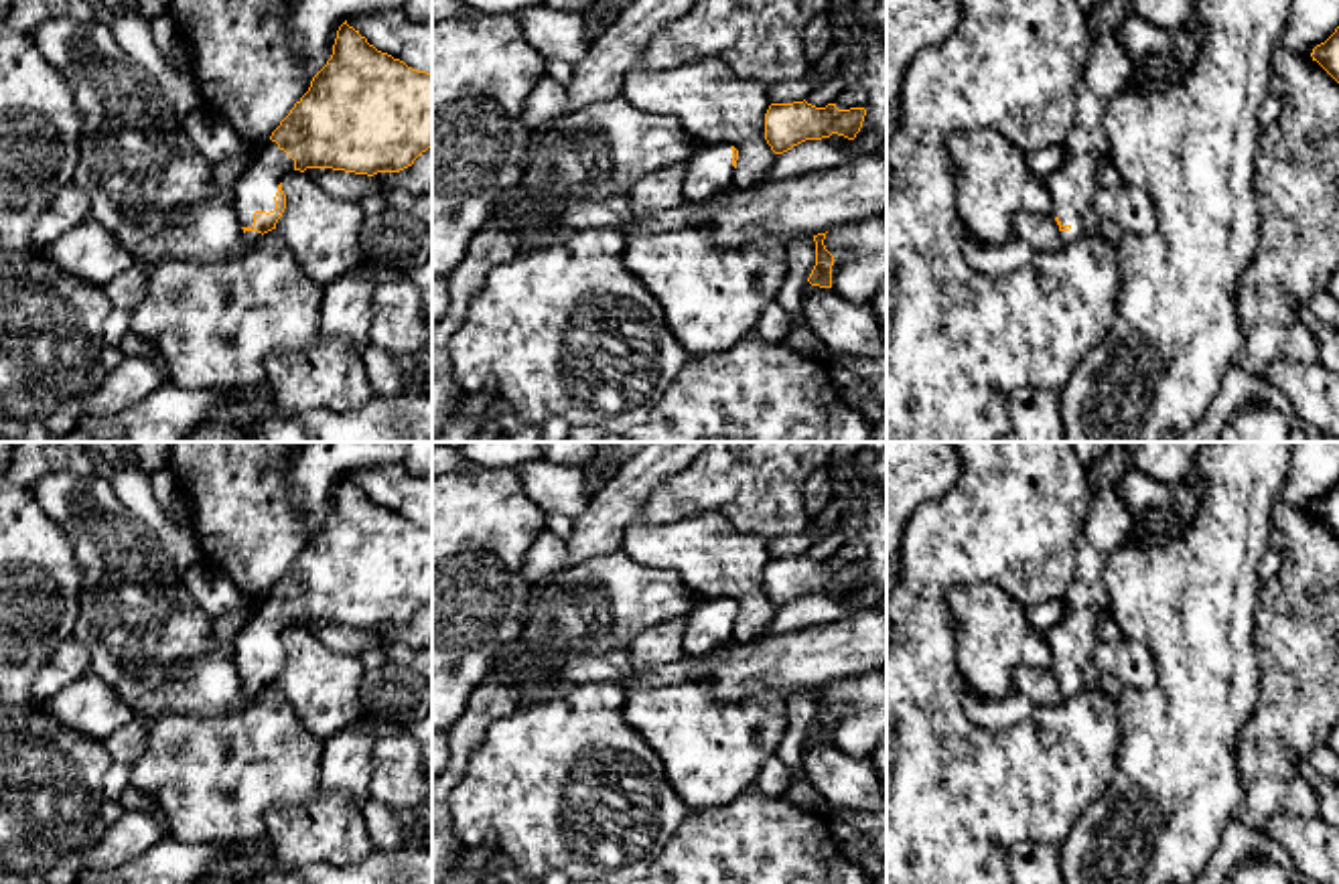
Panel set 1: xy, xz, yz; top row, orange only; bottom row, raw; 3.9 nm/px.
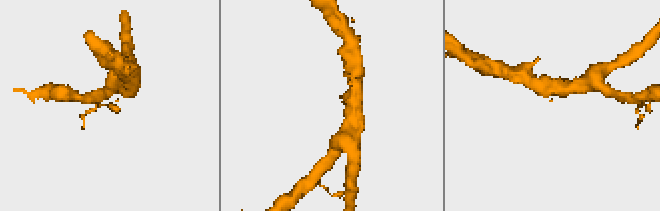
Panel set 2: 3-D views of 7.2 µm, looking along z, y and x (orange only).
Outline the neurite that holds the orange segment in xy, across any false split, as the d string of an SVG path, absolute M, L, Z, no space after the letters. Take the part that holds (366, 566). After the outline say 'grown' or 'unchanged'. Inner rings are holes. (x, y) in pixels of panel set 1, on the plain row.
M345 474L327 519L231 639L231 659L243 691L254 697L276 683L286 663L280 635L292 624L333 622L367 631L400 627L428 602L432 602L432 527L377 505Z | grown

